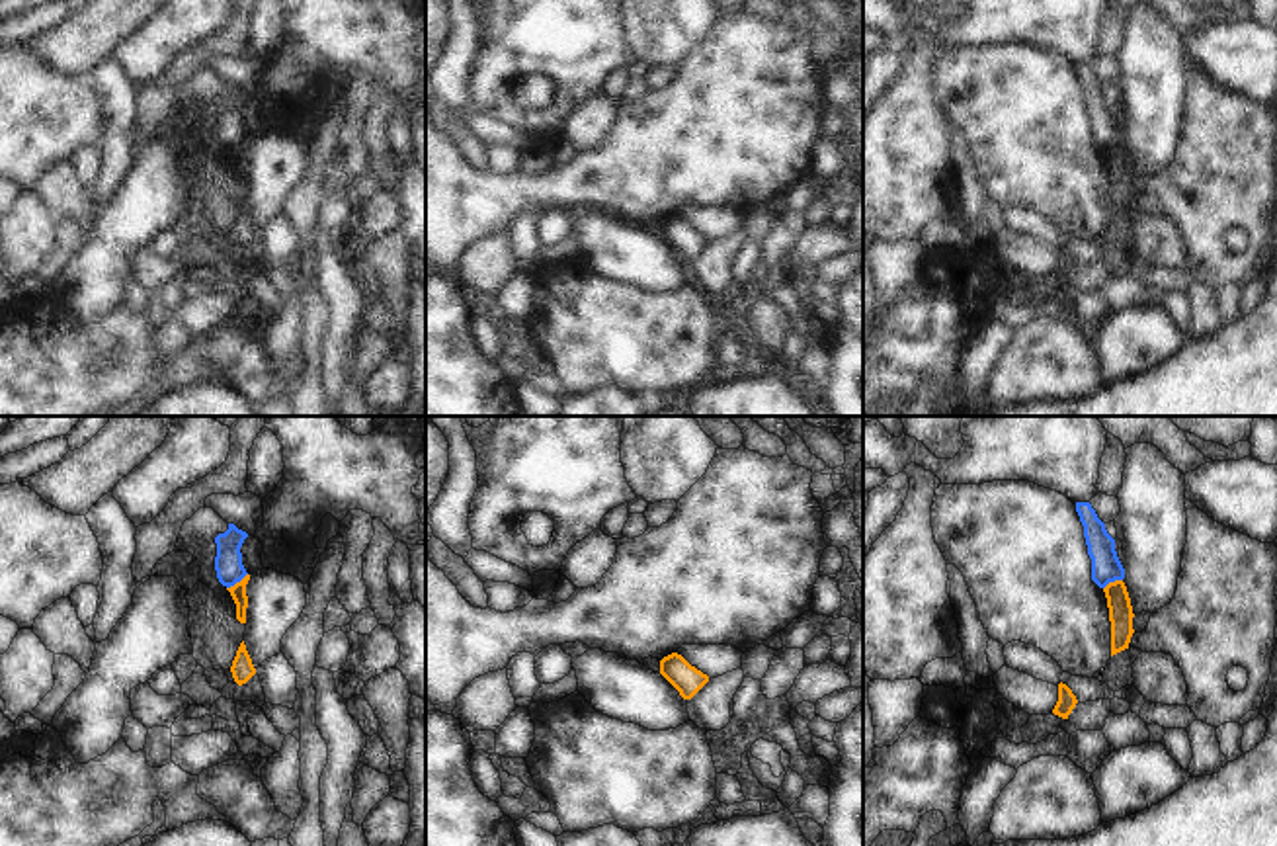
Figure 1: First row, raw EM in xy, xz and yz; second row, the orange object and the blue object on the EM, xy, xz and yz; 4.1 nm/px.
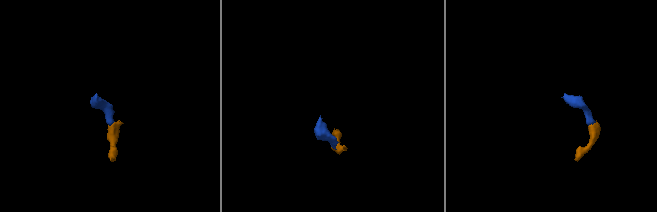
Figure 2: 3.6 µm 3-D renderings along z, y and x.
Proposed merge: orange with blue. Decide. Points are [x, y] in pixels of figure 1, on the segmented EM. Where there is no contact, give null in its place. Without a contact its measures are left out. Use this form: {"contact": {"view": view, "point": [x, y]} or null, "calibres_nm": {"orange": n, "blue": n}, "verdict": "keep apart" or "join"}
{"contact": {"view": "xy", "point": [237, 583]}, "calibres_nm": {"orange": 60, "blue": 120}, "verdict": "keep apart"}

